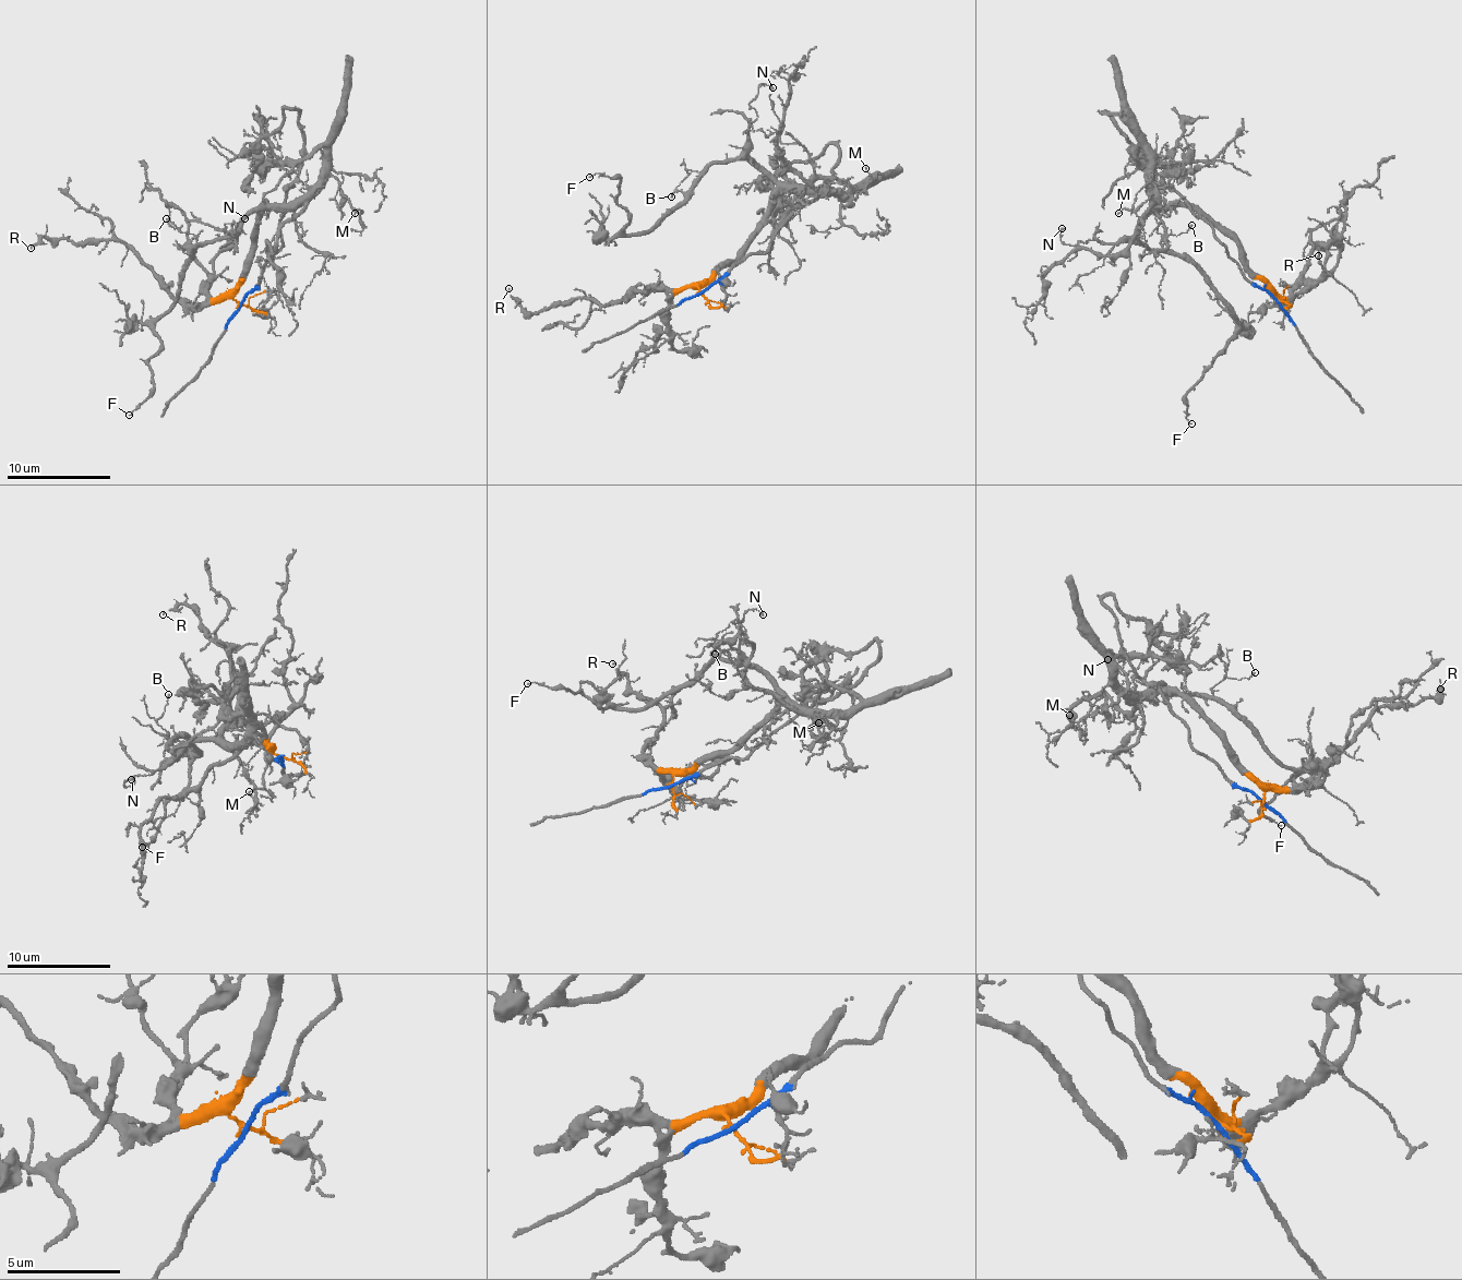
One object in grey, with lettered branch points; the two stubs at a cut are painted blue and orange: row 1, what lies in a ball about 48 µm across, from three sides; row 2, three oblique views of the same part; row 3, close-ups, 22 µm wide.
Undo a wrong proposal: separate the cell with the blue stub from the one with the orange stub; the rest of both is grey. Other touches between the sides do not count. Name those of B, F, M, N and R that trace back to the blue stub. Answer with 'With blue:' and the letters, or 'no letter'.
With blue: no letter

